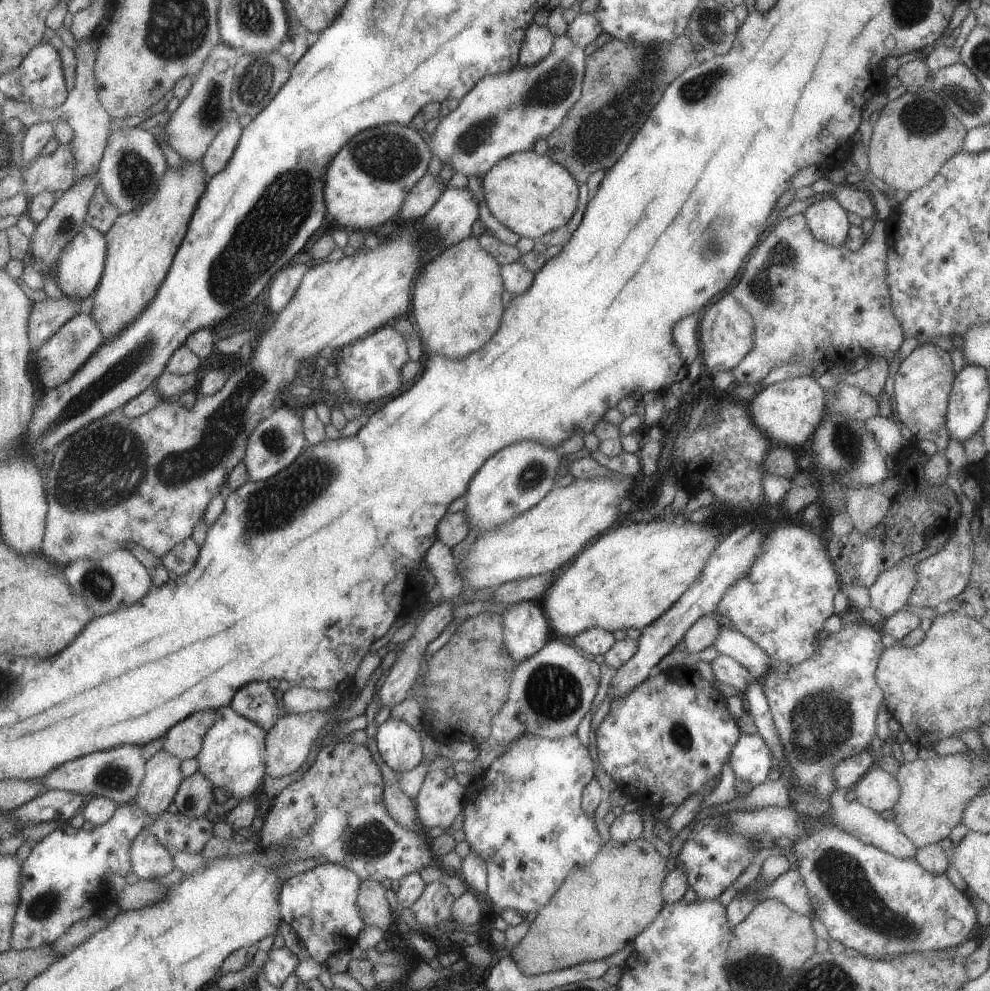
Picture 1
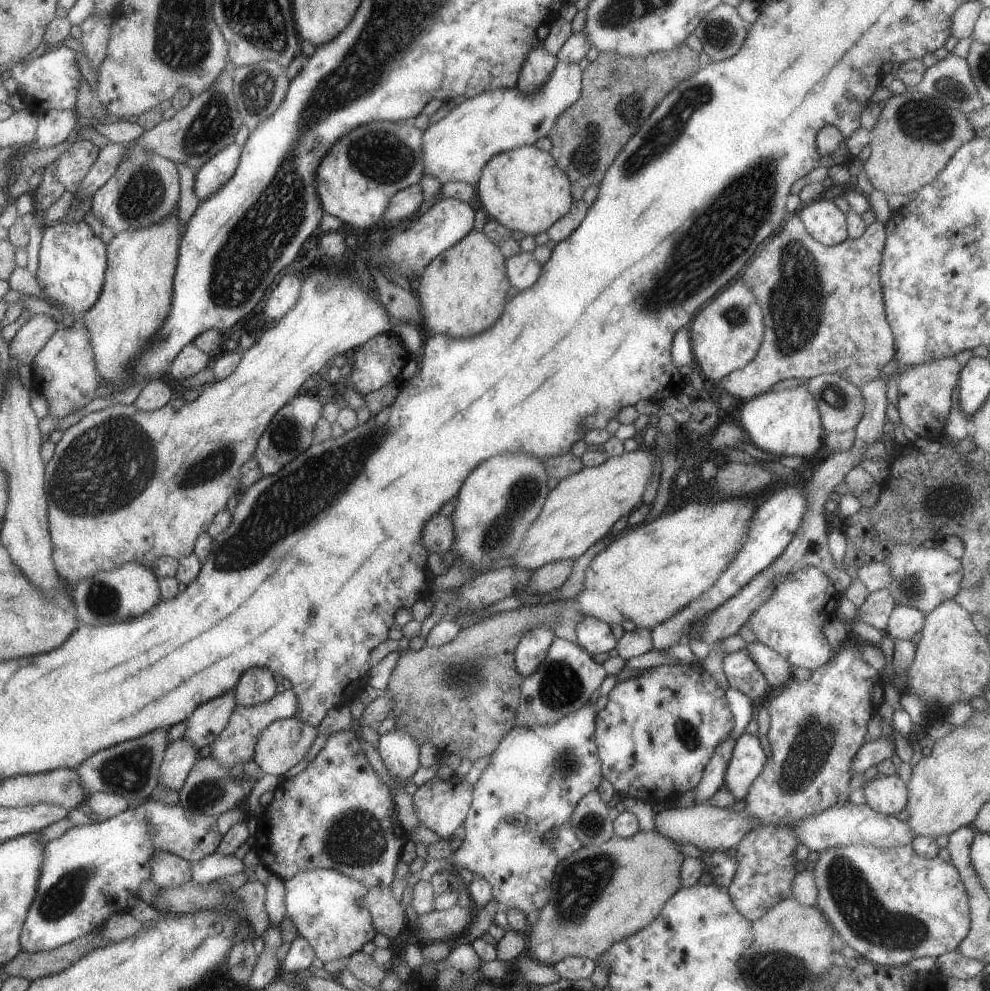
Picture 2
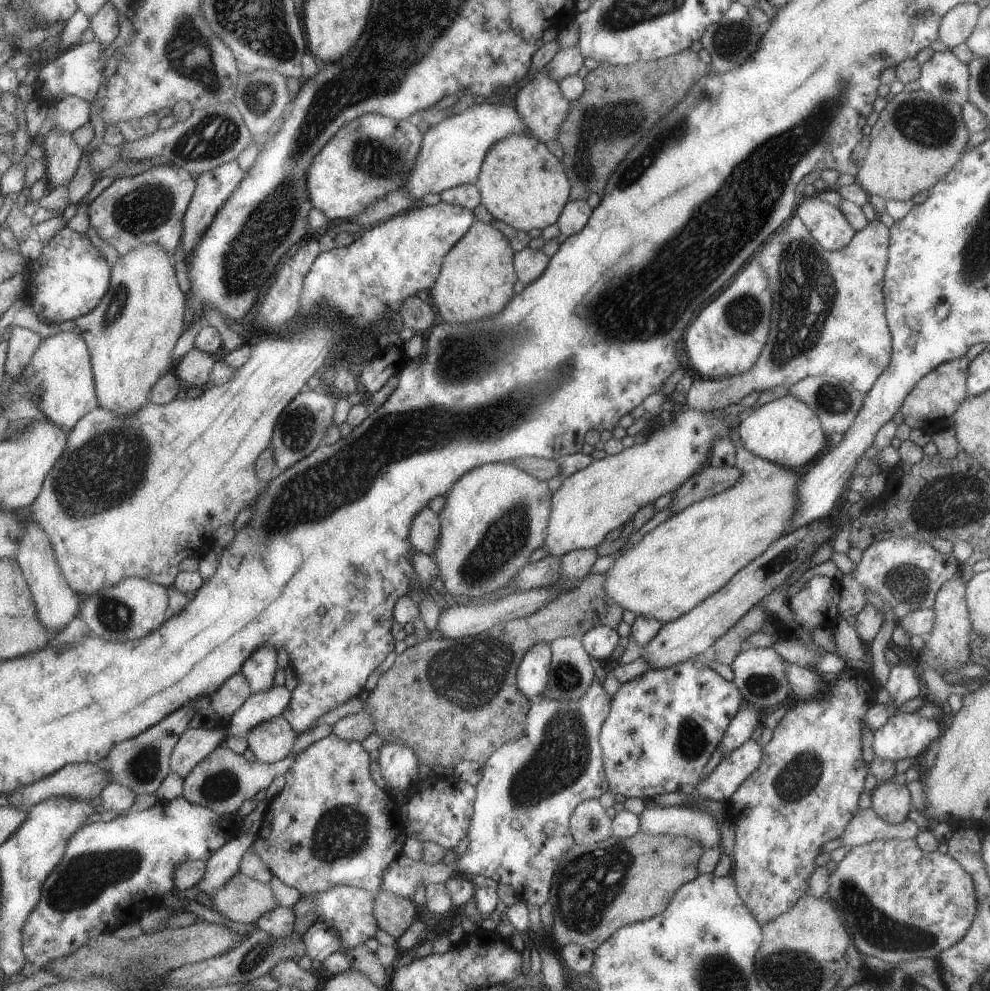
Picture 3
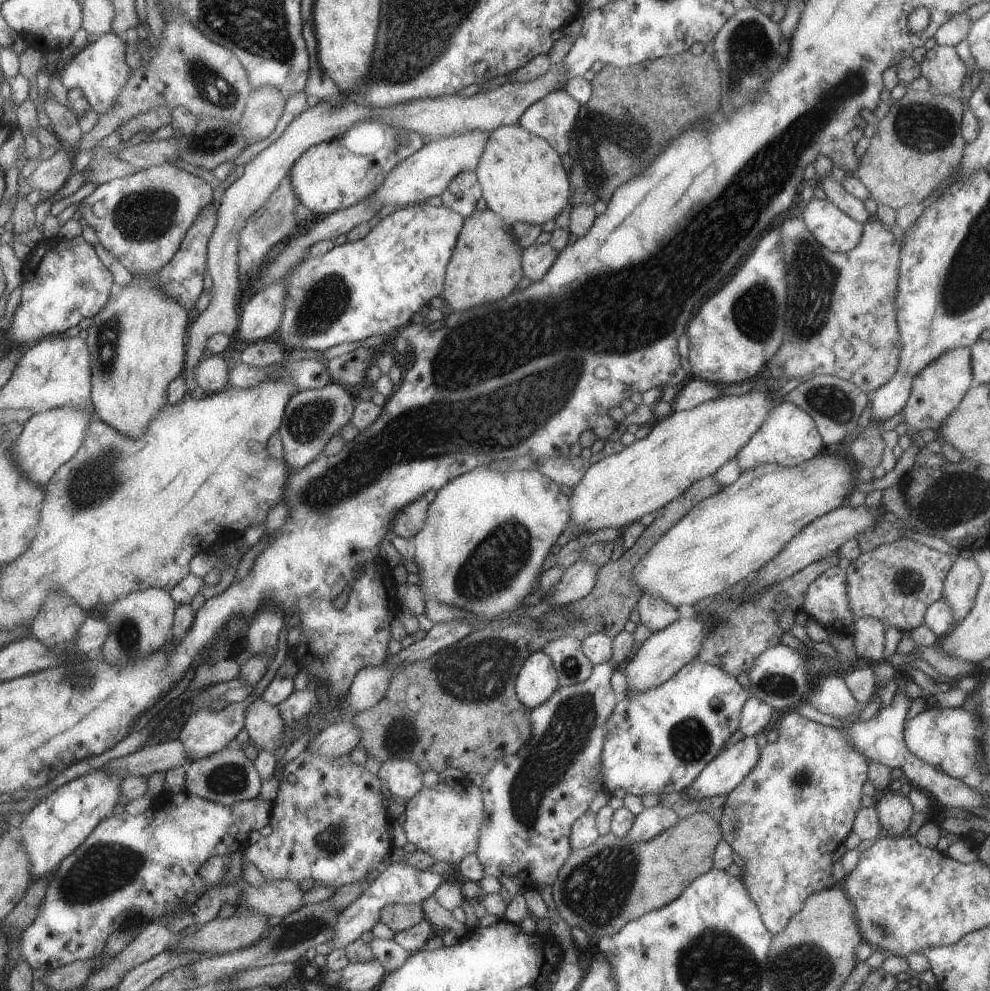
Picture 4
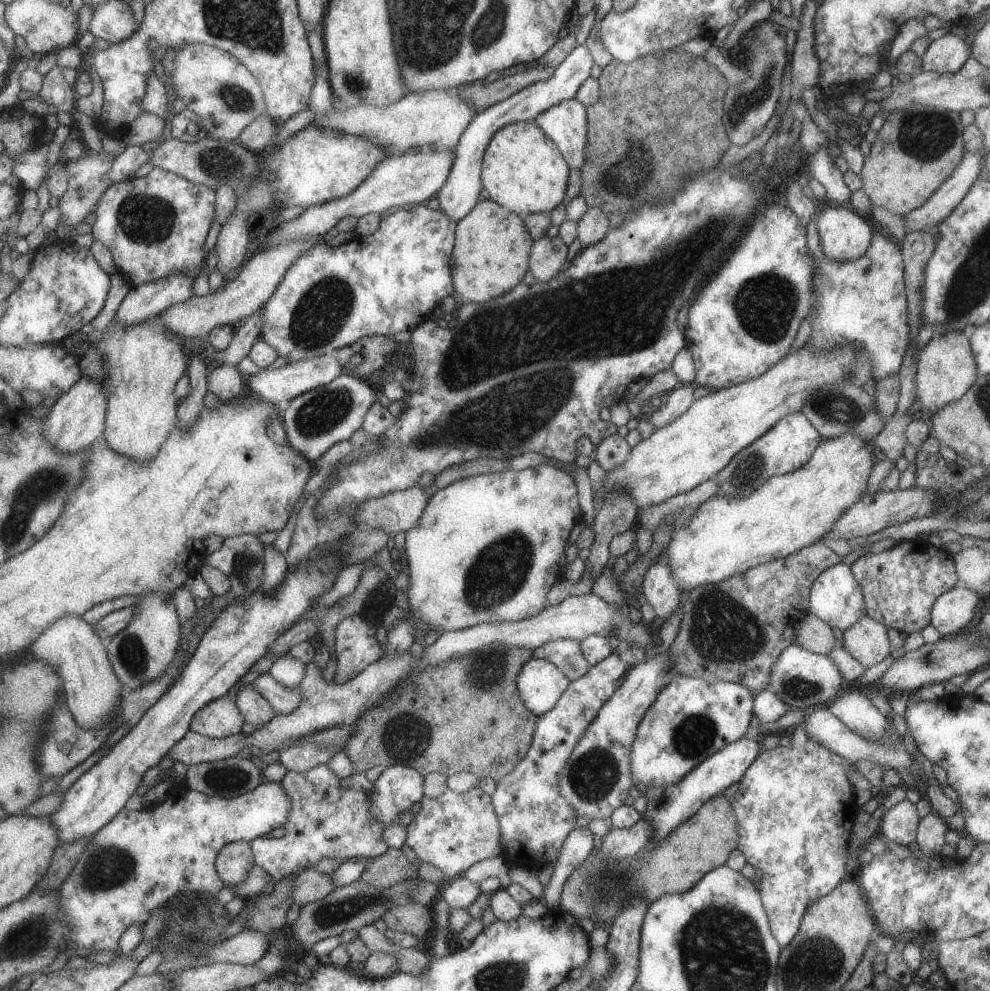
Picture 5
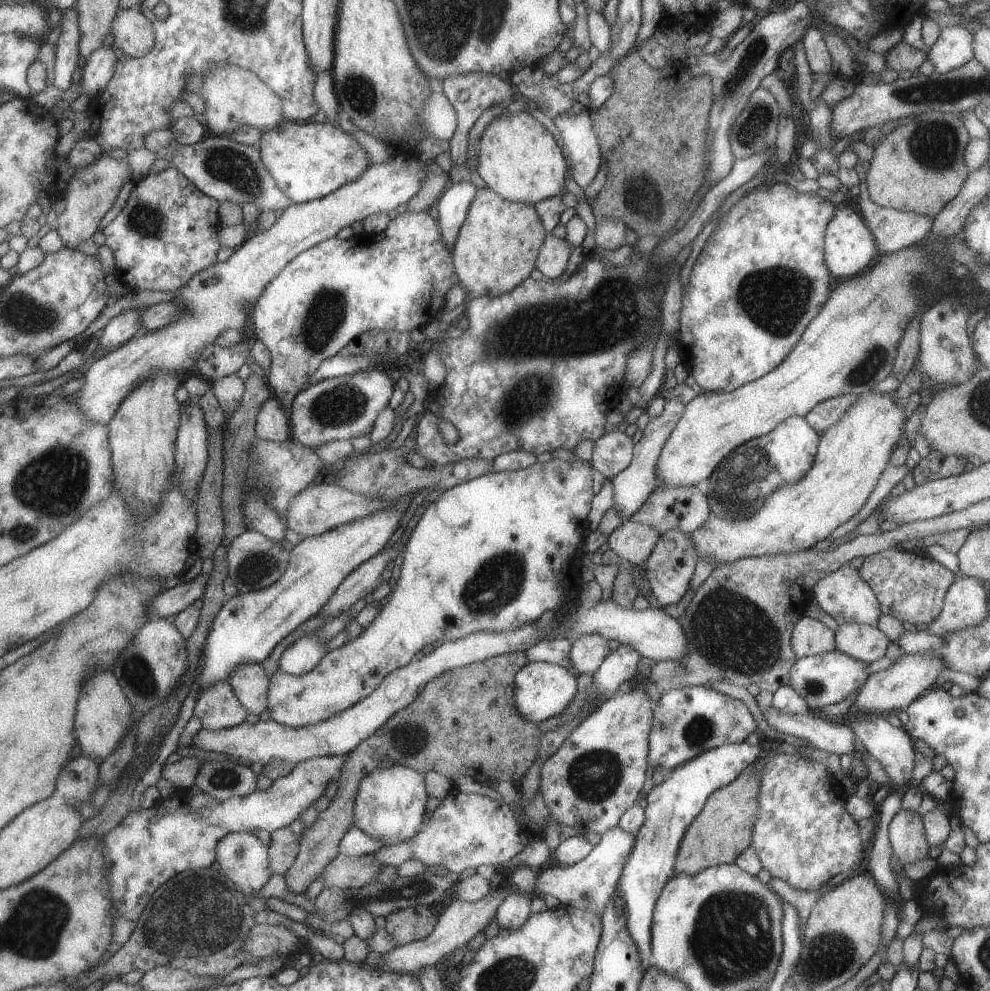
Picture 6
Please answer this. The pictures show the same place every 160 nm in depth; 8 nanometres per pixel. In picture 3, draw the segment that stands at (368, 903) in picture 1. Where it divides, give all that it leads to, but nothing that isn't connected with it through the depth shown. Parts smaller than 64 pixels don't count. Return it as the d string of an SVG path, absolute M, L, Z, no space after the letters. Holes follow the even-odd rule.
M379 890L372 913L378 928L396 939L416 919L417 906L408 898Z

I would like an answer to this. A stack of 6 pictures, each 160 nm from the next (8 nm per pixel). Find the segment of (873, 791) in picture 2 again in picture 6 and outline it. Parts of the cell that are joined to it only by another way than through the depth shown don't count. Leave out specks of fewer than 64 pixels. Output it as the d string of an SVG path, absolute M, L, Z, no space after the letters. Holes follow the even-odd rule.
M899 808L887 832L893 855L902 866L928 858L930 846L925 840L921 817L915 810Z

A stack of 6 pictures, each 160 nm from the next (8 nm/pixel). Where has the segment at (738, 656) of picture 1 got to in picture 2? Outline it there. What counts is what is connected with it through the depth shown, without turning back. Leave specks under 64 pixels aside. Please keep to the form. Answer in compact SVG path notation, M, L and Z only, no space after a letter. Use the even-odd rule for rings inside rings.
M756 641L747 643L745 650L757 663L759 670L762 670L763 676L765 676L773 690L781 689L793 678L791 665L772 648Z

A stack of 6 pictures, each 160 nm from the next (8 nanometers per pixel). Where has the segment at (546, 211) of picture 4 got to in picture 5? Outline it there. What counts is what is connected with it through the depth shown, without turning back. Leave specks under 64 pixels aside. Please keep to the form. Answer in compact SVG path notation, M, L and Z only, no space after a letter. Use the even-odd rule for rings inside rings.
M513 122L493 134L487 143L481 162L480 180L482 189L489 195L489 200L501 208L517 214L523 219L527 214L549 213L556 206L564 203L568 177L568 165L557 150L557 146L533 124L533 122Z

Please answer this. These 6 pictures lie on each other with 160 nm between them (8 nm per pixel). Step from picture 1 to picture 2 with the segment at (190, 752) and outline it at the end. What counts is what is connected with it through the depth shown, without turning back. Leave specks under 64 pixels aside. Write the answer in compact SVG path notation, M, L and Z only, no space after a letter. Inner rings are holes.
M234 689L200 704L187 717L186 729L183 737L188 738L198 749L206 744L211 744L213 740L215 740L216 734L221 732L221 730L225 728L227 722L229 722L229 717L235 707Z

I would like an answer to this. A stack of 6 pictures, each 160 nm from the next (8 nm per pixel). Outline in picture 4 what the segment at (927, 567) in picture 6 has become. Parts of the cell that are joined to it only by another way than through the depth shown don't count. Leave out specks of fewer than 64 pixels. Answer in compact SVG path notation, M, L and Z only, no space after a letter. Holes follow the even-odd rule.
M901 537L861 553L844 569L850 611L855 618L873 617L885 627L894 626L898 631L909 633L912 628L923 624L926 608L942 598L943 583L952 561L945 553Z

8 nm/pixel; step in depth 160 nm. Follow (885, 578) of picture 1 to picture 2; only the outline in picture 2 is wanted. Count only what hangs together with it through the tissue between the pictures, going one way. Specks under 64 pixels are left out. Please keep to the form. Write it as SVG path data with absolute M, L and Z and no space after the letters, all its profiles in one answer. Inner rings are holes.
M887 587L870 592L858 606L857 620L873 626L884 634L889 613L894 605L893 597L890 596Z

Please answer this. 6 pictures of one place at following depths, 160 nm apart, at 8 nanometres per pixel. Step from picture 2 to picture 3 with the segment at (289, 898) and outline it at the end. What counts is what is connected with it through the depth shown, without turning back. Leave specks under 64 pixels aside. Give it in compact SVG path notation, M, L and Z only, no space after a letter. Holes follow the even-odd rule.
M335 885L326 891L313 893L316 896L317 921L328 924L328 928L334 928L339 937L339 951L353 948L358 944L363 944L367 938L374 936L377 932L377 923L372 913L375 894L363 889L350 887L347 885Z

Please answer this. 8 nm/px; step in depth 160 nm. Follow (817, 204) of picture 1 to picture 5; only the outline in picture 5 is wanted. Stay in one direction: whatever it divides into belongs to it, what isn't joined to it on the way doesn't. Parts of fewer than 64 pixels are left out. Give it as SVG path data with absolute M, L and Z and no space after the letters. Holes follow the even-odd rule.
M839 205L819 206L821 206L821 212L817 217L815 228L817 228L821 251L825 258L835 260L835 262L845 262L845 260L855 260L855 258L863 256L872 236L871 226L867 224L867 220Z

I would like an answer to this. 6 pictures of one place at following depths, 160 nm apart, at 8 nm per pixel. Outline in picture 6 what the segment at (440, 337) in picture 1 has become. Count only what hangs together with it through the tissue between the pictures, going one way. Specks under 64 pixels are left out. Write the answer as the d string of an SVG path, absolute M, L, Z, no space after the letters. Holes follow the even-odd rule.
M487 187L479 188L451 248L451 261L458 284L468 296L473 297L499 296L513 290L529 278L546 235L533 206L509 202Z

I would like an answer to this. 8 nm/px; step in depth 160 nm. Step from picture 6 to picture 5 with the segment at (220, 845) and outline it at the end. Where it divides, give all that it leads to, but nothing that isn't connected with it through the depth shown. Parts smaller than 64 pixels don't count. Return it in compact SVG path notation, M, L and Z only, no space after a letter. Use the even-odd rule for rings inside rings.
M231 842L217 852L214 866L217 876L225 886L241 884L253 864L249 843Z

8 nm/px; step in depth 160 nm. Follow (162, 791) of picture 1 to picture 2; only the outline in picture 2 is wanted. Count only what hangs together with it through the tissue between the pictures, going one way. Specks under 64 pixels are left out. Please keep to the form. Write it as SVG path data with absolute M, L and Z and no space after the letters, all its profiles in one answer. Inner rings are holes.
M188 738L170 742L158 768L158 785L178 791L198 756L199 749Z

